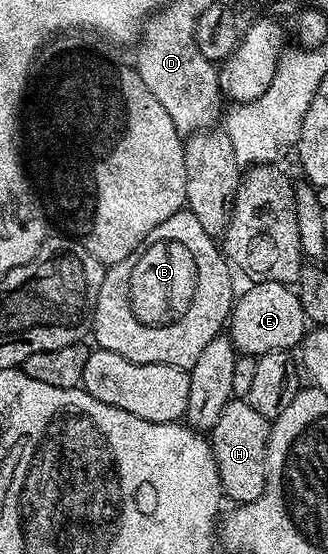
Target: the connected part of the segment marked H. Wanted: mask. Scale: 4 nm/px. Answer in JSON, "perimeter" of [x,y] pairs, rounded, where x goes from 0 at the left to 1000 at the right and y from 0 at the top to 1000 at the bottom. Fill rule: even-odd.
{"perimeter":[[[707,720],[686,742],[674,745],[674,756],[662,760],[652,773],[637,778],[637,801],[643,819],[662,843],[668,859],[668,881],[683,899],[707,897],[707,906],[738,908],[768,904],[796,895],[808,886],[814,870],[814,801],[826,783],[826,760],[808,749],[771,742],[771,735],[750,720]]]}

